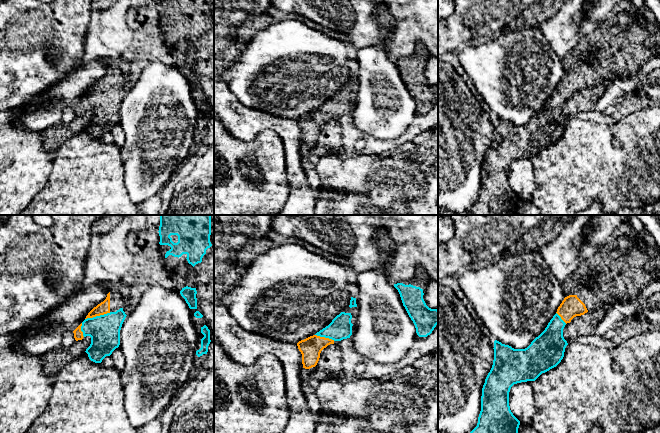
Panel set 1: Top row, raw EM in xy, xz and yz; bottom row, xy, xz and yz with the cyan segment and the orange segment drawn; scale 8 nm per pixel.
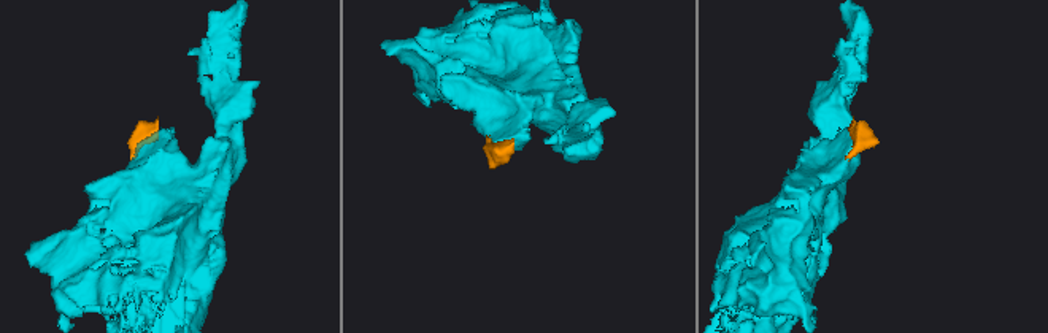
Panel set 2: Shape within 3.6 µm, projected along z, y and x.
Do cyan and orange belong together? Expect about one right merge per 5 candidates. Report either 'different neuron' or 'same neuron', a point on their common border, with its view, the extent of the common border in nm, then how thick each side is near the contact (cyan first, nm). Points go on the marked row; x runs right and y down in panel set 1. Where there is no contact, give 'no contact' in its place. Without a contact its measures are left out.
same neuron | xy (97, 316) | 220 nm | 260/100 nm

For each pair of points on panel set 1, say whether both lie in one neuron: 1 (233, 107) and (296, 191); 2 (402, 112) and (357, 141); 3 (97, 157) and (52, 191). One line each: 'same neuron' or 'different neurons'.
1: same neuron
2: different neurons
3: same neuron

